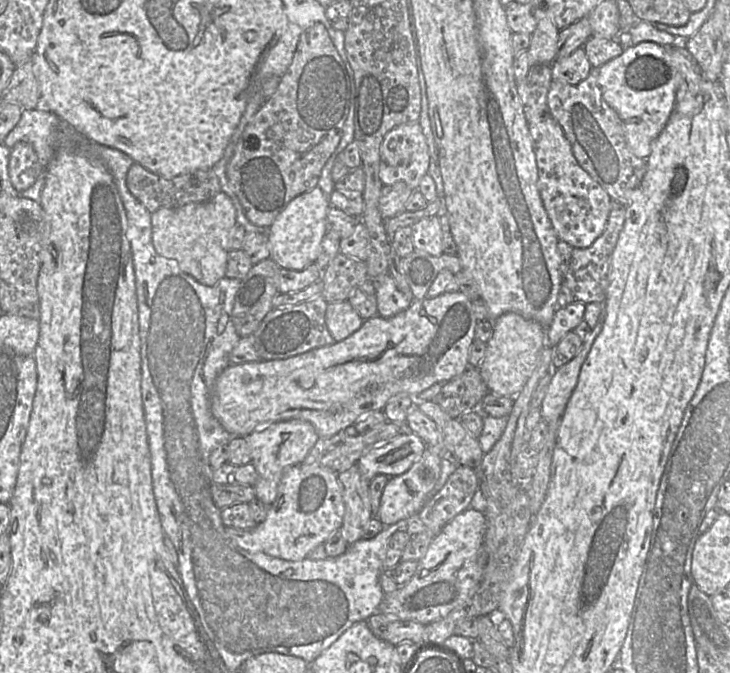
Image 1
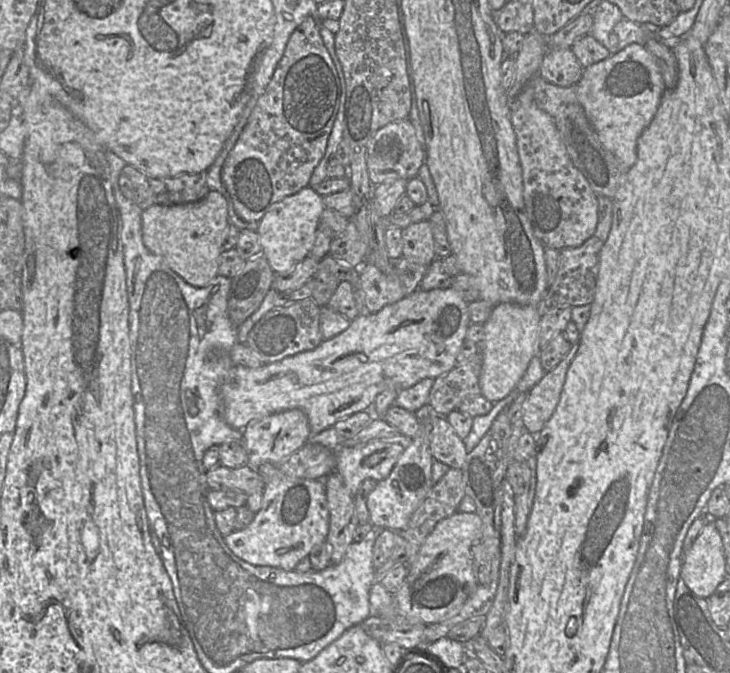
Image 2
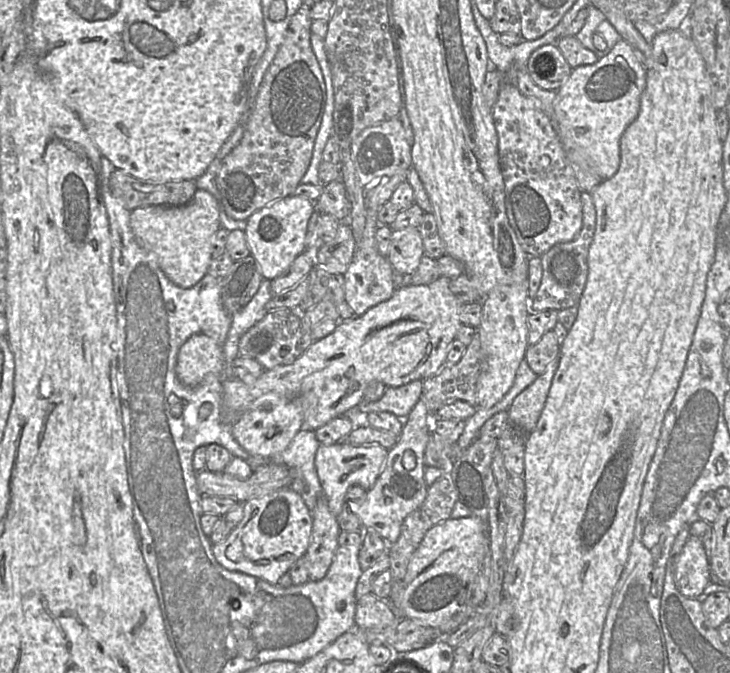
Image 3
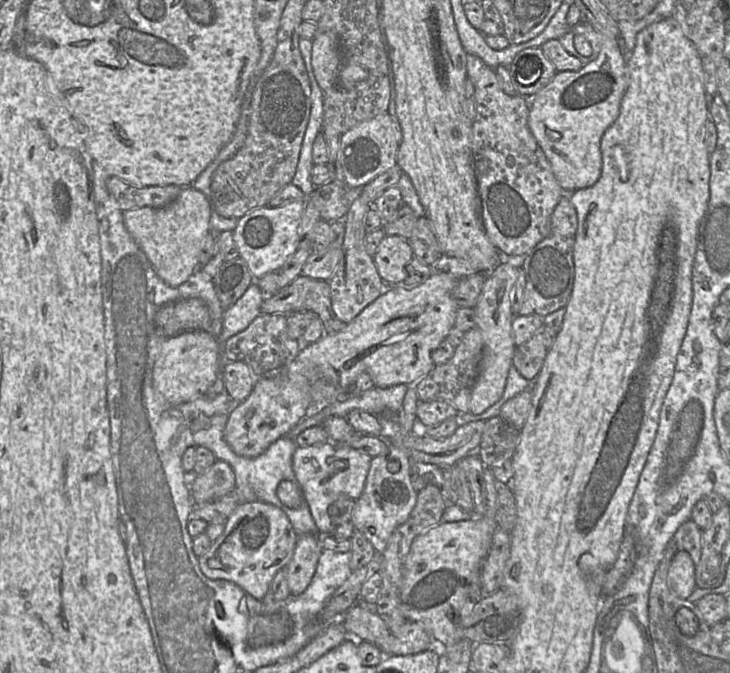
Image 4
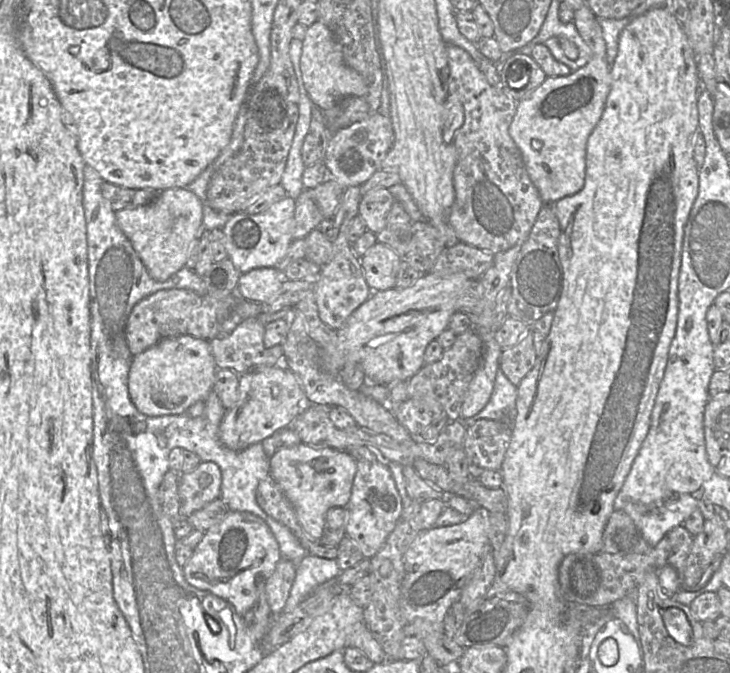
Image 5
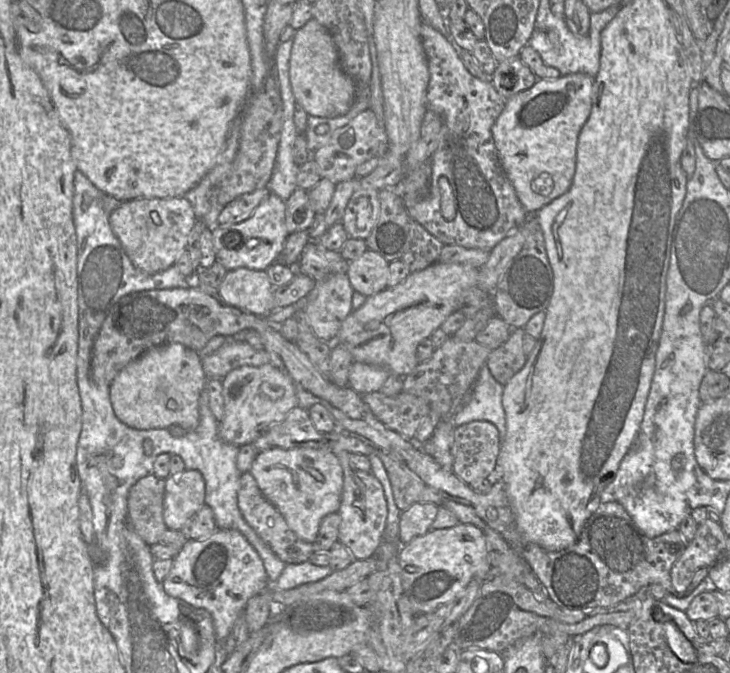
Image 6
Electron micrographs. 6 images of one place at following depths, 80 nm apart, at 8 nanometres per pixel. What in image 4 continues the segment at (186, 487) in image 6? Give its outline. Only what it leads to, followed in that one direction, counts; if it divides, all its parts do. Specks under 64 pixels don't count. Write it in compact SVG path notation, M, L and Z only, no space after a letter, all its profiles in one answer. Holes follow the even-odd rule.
M217 460L202 473L190 477L190 491L194 506L224 497L233 491L234 486L234 471L222 460Z

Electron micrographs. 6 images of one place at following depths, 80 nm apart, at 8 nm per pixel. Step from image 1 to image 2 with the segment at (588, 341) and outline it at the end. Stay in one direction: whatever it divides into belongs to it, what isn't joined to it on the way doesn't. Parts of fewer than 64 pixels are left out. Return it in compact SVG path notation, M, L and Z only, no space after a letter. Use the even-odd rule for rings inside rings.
M573 346L569 354L529 390L521 410L527 432L540 433L551 418L559 402L567 370L576 353L577 346Z

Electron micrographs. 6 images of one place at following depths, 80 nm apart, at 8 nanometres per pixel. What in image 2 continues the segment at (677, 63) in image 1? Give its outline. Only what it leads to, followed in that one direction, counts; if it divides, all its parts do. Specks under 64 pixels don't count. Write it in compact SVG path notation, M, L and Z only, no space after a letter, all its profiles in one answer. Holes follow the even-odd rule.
M632 43L608 58L584 68L576 83L577 99L603 147L629 170L637 160L637 143L654 118L667 91L658 61L644 44Z

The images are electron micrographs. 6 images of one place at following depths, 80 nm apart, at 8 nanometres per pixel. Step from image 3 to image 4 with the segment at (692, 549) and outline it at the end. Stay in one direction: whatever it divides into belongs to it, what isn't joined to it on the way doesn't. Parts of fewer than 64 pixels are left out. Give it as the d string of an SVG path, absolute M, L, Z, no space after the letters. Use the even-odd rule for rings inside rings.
M678 551L667 573L667 584L677 597L687 599L697 588L695 581L696 563L686 551Z

